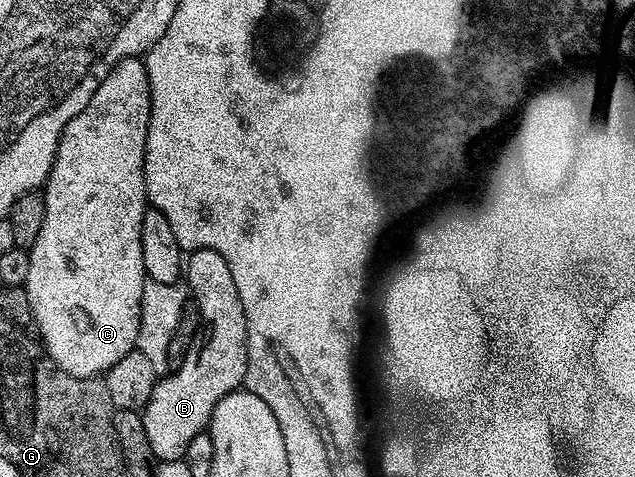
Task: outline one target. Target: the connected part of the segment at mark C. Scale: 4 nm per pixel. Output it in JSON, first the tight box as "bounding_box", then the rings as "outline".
{"bounding_box":[23,56,151,377],"outline":[[[132,56],[126,60],[120,60],[113,67],[111,74],[103,78],[99,90],[87,102],[87,106],[63,130],[57,147],[57,157],[49,171],[43,185],[45,197],[45,213],[43,214],[43,230],[39,230],[39,238],[35,238],[35,246],[28,249],[31,258],[31,270],[27,270],[27,282],[23,285],[33,311],[31,320],[37,323],[36,335],[40,343],[45,345],[45,351],[67,374],[72,376],[100,377],[109,371],[119,358],[134,351],[137,347],[137,335],[139,334],[139,318],[141,317],[141,299],[143,298],[143,286],[146,282],[145,267],[143,266],[143,242],[141,231],[143,230],[143,218],[147,211],[147,193],[145,191],[145,147],[147,146],[147,126],[151,118],[151,90],[149,89],[149,75],[145,69],[144,59]]]}

